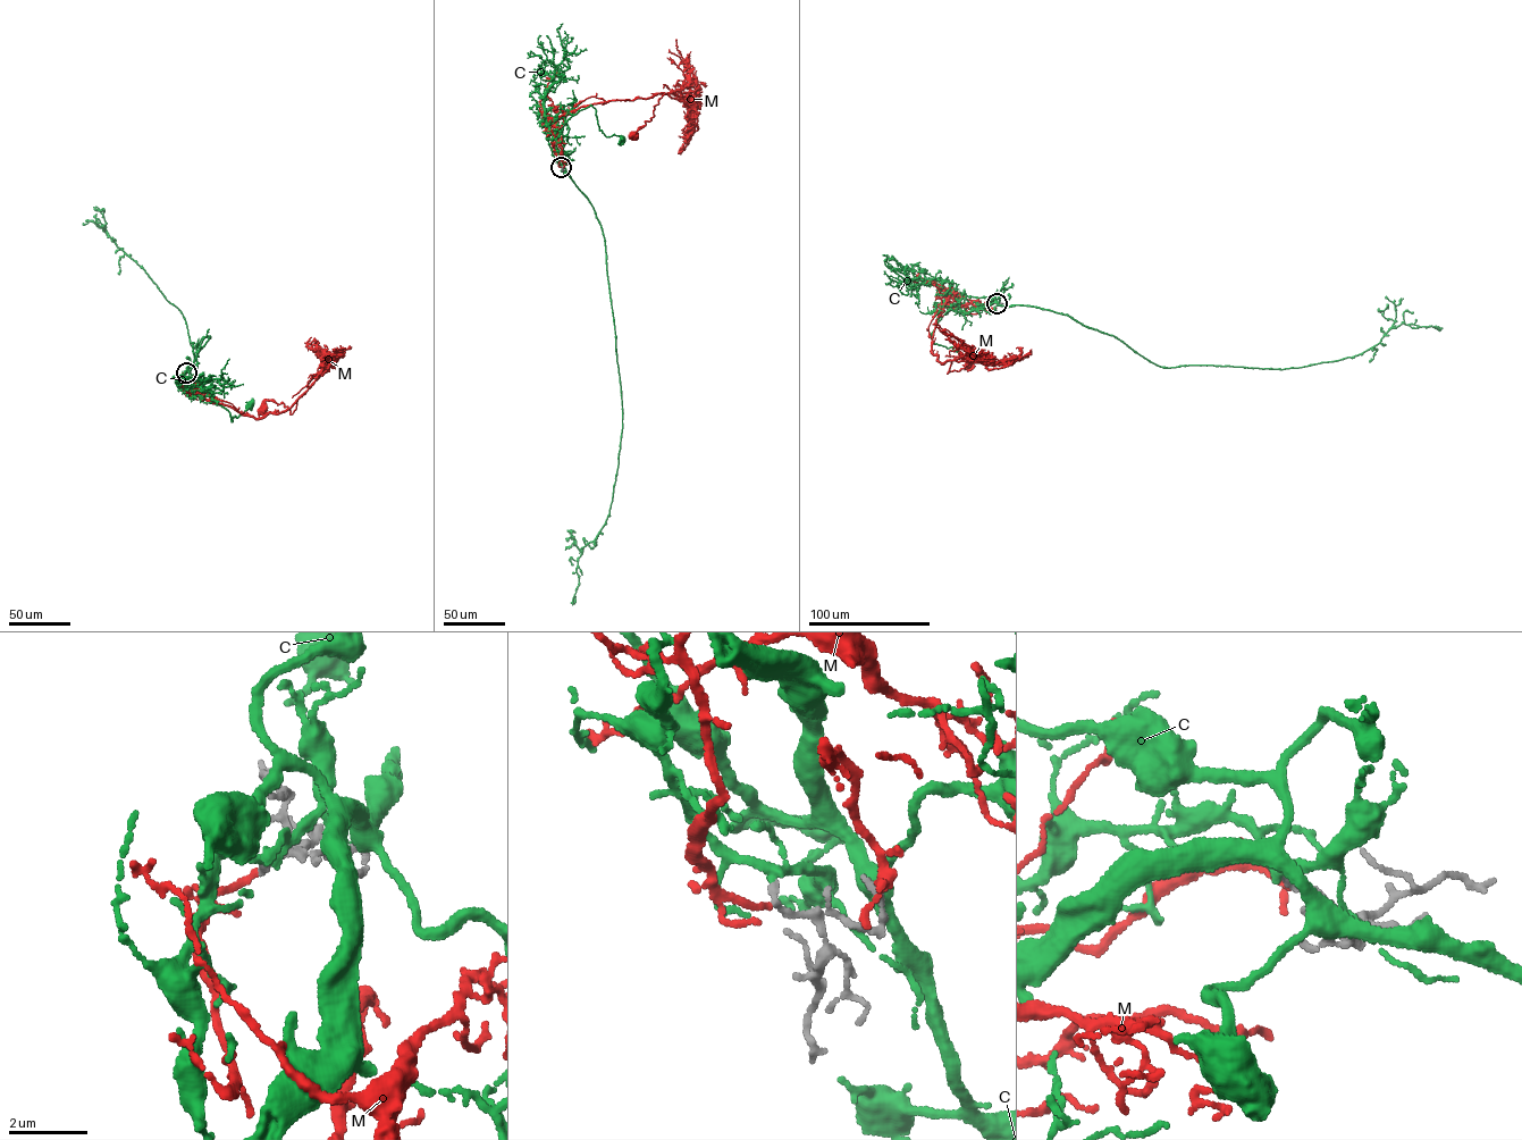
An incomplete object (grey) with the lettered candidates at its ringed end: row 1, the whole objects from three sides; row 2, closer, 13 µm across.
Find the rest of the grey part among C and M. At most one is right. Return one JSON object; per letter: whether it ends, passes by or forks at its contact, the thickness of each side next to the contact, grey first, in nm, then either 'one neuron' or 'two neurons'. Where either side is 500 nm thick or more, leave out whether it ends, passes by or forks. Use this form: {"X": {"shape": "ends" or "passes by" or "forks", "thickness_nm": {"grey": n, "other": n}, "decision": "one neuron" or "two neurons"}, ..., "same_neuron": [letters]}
{"C": {"shape": "forks", "thickness_nm": {"grey": 200, "other": 190}, "decision": "two neurons"}, "M": {"shape": "ends", "thickness_nm": {"grey": 220, "other": 140}, "decision": "one neuron"}, "same_neuron": ["M"]}

